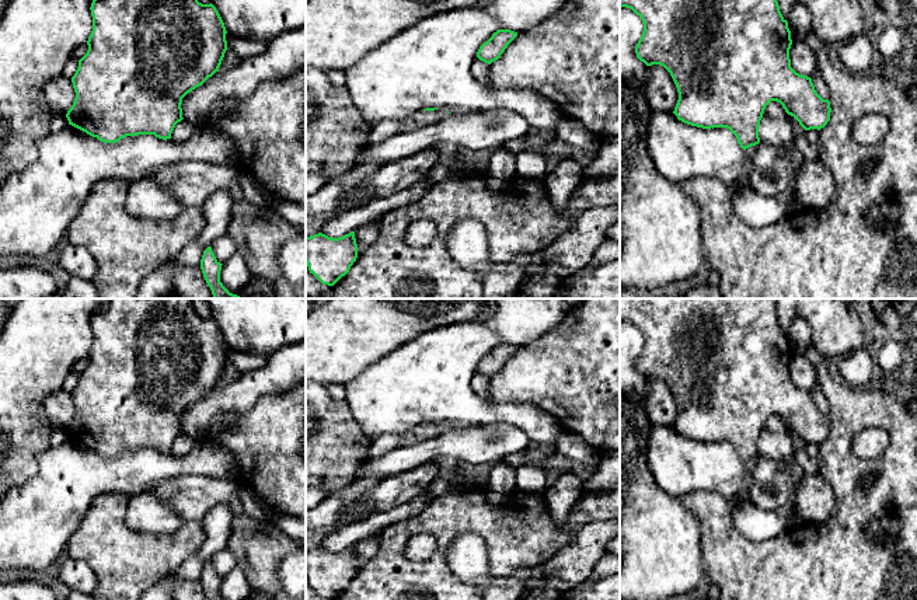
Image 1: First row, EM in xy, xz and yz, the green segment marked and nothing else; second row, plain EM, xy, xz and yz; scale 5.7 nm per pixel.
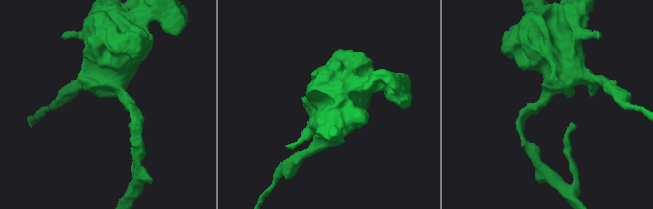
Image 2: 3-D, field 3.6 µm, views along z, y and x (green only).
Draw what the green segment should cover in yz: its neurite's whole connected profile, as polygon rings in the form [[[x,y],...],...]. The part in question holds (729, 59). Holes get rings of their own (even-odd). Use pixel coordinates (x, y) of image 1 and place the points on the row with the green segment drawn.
[[[620,0],[620,7],[631,8],[642,20],[644,31],[635,46],[637,57],[646,66],[660,64],[670,73],[679,93],[679,100],[673,111],[679,121],[702,129],[726,128],[736,136],[738,143],[743,150],[760,143],[760,121],[763,118],[766,107],[771,101],[780,102],[785,112],[794,116],[805,130],[820,130],[830,121],[830,101],[823,100],[816,93],[810,77],[802,76],[791,67],[791,31],[788,28],[788,21],[780,11],[777,0]]]

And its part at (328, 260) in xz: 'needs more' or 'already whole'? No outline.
already whole

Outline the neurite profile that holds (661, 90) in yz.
[[[660,64],[646,67],[645,95],[652,111],[673,112],[679,100],[670,73]]]

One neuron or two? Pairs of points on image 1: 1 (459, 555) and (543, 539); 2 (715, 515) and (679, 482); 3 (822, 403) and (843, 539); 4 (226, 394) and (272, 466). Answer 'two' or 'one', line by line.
1: two
2: two
3: two
4: two

